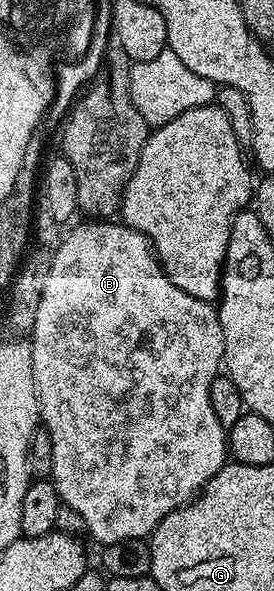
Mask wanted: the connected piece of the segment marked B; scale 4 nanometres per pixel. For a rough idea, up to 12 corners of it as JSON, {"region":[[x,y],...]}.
{"region":[[80,221],[30,335],[50,481],[147,539],[229,461],[217,307]]}

